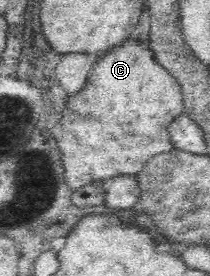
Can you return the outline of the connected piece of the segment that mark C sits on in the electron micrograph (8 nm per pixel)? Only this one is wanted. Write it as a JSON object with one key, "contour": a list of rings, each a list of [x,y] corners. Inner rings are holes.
{"contour":[[[133,38],[132,41],[122,42],[122,45],[114,46],[97,57],[98,61],[88,77],[86,87],[78,95],[67,98],[68,105],[65,104],[59,121],[64,131],[58,141],[60,151],[64,151],[62,180],[66,181],[72,191],[94,182],[105,185],[117,175],[136,176],[150,158],[173,148],[168,125],[183,113],[182,90],[178,81],[154,60],[148,45],[140,44]]]}

